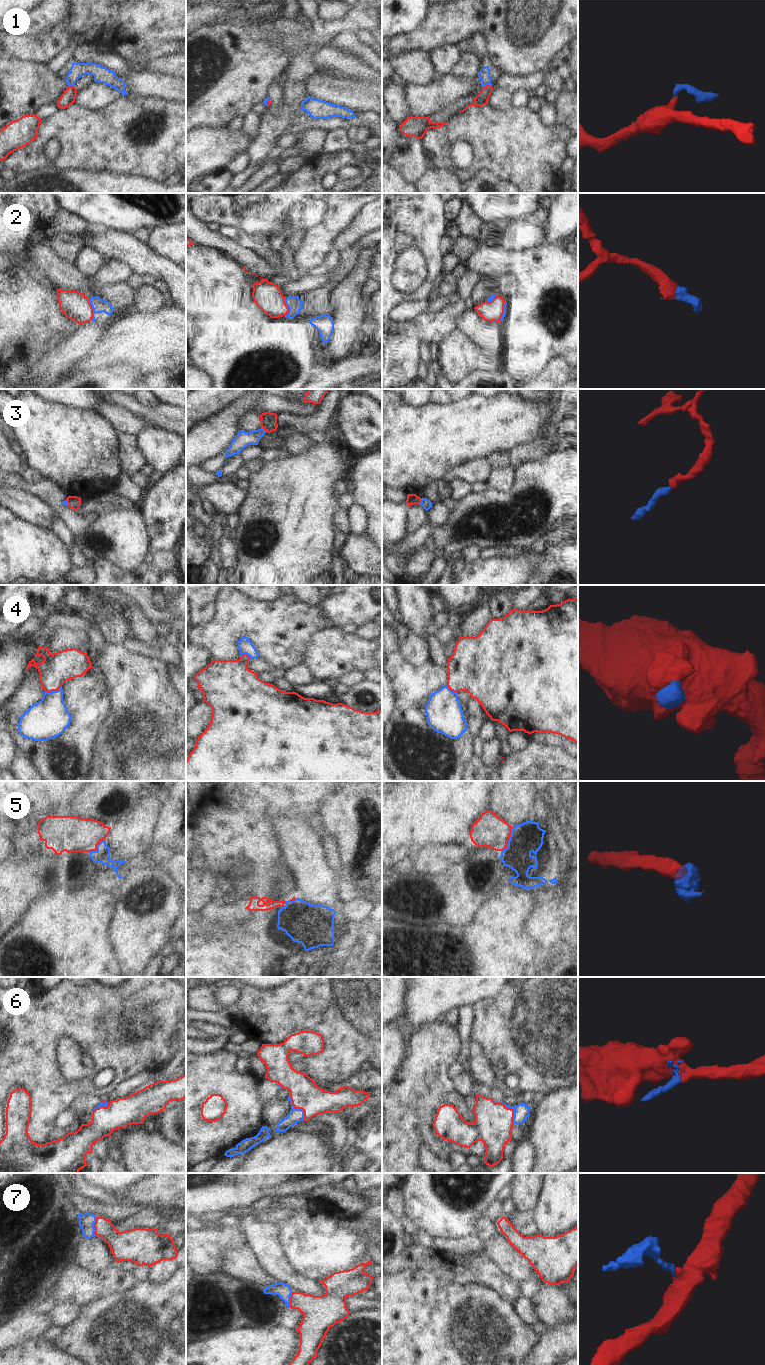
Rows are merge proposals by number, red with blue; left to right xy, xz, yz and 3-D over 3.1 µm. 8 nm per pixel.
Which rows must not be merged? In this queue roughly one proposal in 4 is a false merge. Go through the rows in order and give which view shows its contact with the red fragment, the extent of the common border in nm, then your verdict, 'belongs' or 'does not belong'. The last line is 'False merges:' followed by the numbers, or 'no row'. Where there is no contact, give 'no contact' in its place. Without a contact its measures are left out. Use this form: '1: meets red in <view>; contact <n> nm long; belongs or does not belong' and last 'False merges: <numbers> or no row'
1: meets red in yz; contact 70 nm long; belongs
2: meets red in xz; contact 140 nm long; belongs
3: meets red in yz; contact 50 nm long; belongs
4: meets red in xy; contact 150 nm long; belongs
5: meets red in yz; contact 220 nm long; does not belong
6: meets red in xz; contact 280 nm long; belongs
7: meets red in xy; contact 140 nm long; belongs
False merges: 5

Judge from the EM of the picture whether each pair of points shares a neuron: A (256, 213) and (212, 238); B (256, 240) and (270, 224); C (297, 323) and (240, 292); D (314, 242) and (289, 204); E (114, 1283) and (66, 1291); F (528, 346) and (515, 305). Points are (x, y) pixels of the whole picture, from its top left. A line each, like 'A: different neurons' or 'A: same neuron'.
A: different neurons
B: different neurons
C: same neuron
D: different neurons
E: same neuron
F: same neuron

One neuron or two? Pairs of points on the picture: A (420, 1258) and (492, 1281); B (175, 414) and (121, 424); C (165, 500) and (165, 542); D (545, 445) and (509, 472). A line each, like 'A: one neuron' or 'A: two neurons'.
A: one neuron
B: two neurons
C: one neuron
D: two neurons

